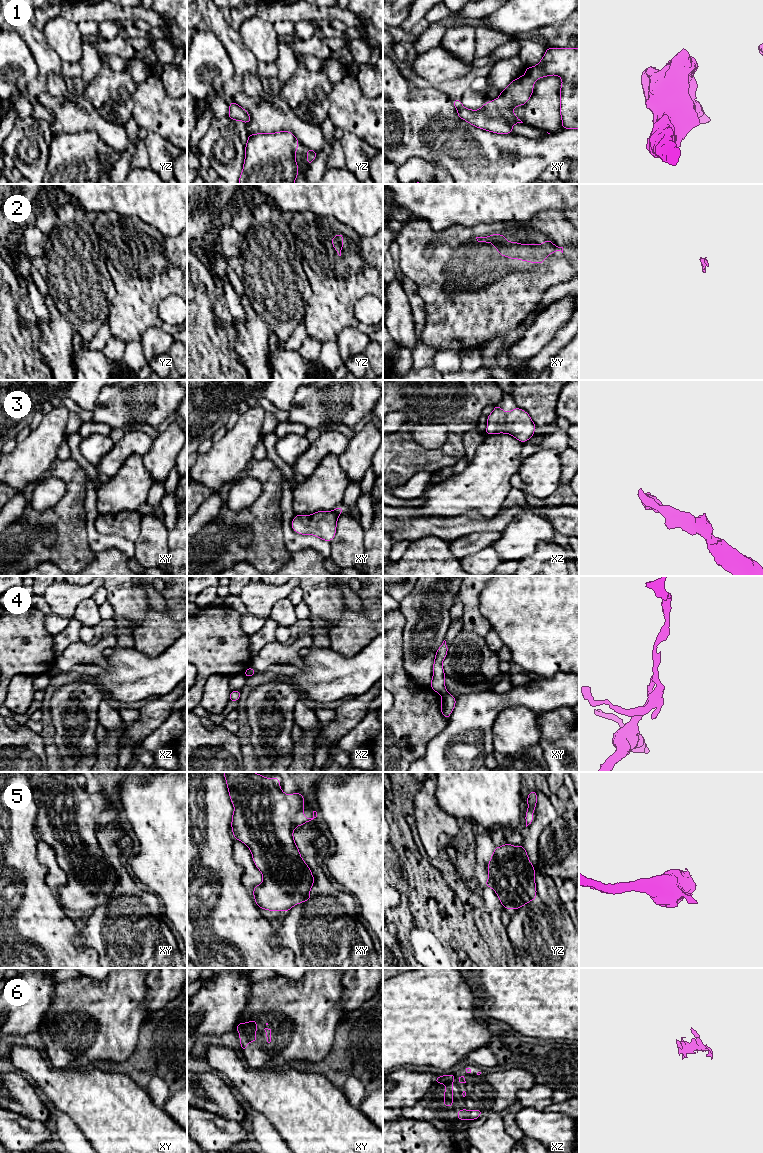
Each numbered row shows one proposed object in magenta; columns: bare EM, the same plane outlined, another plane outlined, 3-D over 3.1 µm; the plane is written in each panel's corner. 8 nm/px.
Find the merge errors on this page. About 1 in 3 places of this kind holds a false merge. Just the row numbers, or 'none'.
4

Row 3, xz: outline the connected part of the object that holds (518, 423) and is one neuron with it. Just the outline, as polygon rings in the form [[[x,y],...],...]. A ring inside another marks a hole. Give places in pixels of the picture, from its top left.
[[[496,404],[487,421],[486,435],[509,434],[522,444],[535,435],[536,424],[526,411],[518,407],[506,413]]]

